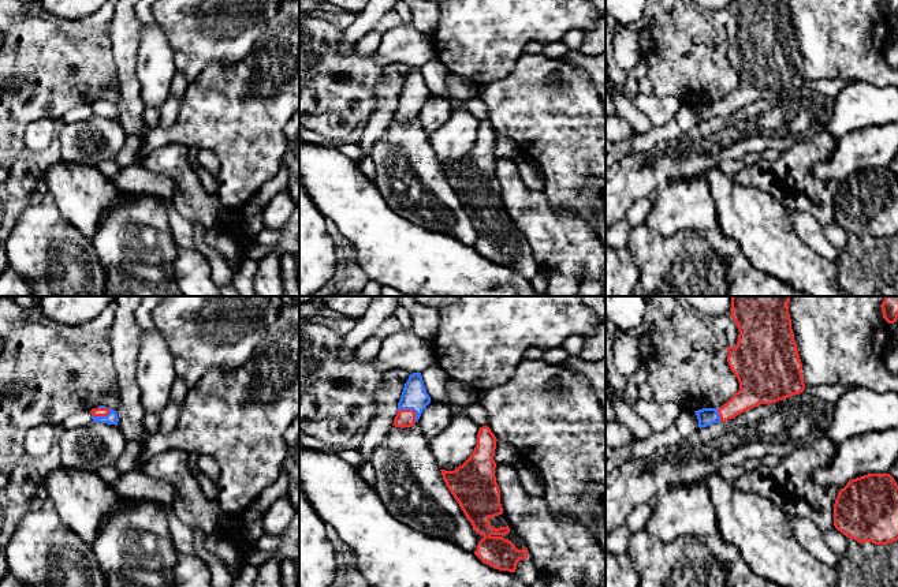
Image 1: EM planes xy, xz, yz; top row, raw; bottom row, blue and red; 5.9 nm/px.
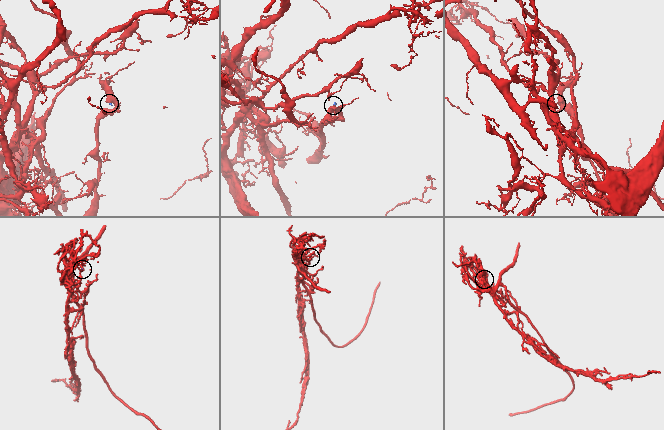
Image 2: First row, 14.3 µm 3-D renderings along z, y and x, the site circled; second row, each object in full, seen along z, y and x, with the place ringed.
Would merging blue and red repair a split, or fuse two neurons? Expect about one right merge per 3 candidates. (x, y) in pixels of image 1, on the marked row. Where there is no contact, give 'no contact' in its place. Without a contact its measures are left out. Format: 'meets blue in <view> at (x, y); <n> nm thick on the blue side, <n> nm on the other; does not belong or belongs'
meets blue in xy at (101, 417); 70 nm thick on the blue side, 50 nm on the other; belongs

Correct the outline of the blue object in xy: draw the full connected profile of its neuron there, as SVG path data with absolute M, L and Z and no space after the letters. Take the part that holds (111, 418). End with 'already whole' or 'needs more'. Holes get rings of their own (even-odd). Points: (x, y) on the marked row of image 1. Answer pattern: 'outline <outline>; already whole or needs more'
outline M100 405L97 408L93 408L90 411L93 422L100 422L100 423L108 423L108 425L116 425L119 422L116 411L107 408L104 405Z; needs more

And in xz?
outline M421 373L410 374L398 403L398 414L392 425L400 429L413 426L418 422L429 403L431 397L426 393Z; needs more

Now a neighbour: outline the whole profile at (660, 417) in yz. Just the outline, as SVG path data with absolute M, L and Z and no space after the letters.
M637 400L636 412L652 429L653 433L663 433L670 429L682 412L677 403L657 403L655 400Z

